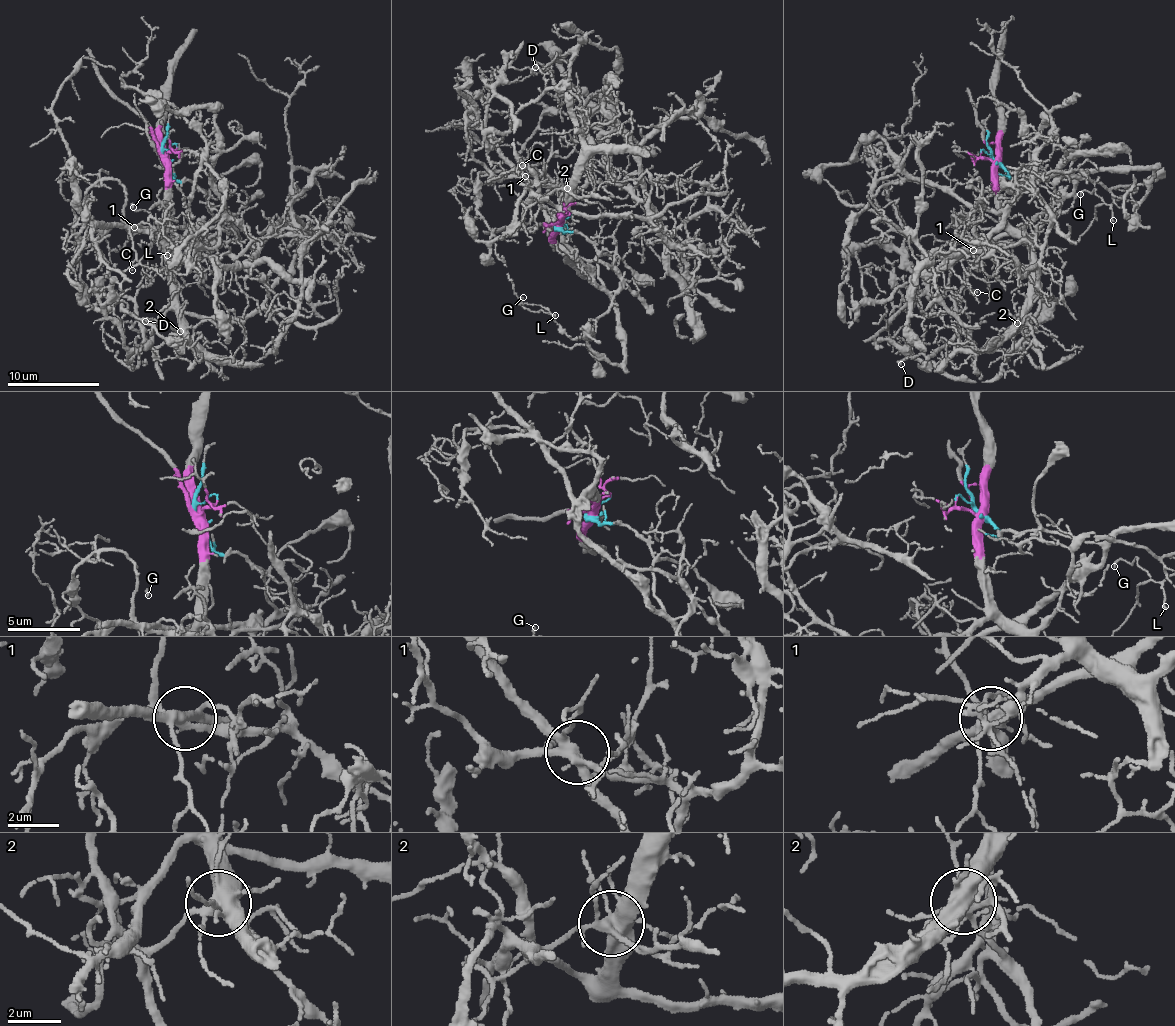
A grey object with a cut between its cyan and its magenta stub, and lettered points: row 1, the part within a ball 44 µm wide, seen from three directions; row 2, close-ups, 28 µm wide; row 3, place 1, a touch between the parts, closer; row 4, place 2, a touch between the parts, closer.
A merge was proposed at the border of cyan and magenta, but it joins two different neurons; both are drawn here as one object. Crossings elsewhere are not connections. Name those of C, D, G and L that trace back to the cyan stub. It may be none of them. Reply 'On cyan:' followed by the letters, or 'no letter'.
On cyan: C, G, L

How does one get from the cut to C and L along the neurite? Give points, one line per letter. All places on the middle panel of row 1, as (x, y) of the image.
C: (556, 227), (579, 233), (592, 244), (601, 285), (550, 235), (543, 202), (521, 169), (523, 164)
L: (556, 227), (579, 233), (597, 252), (624, 358), (610, 363), (582, 337), (571, 340), (554, 316)

